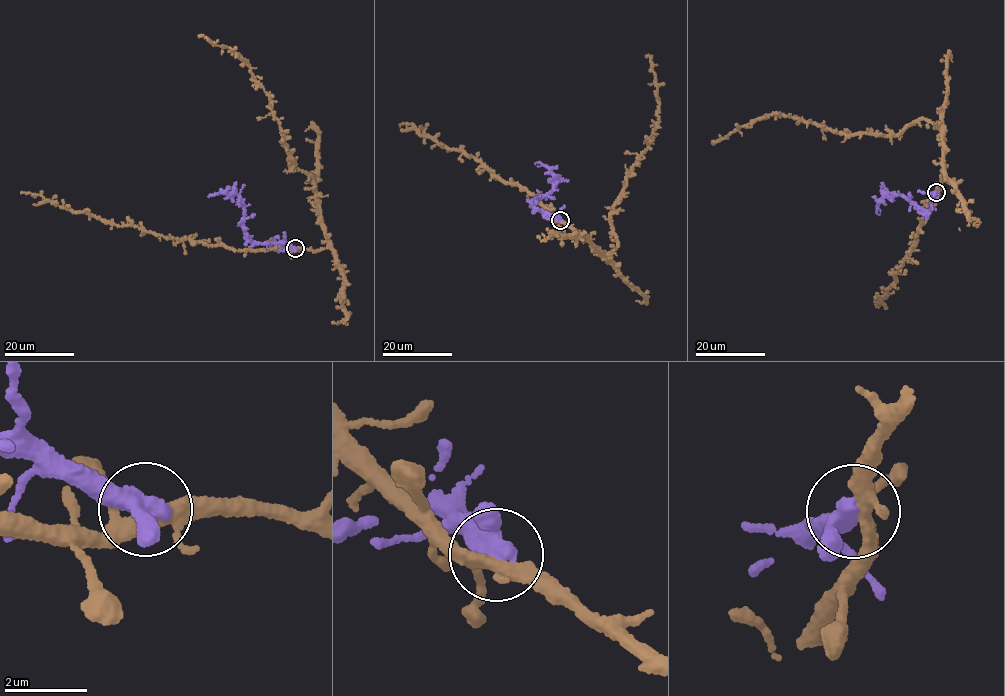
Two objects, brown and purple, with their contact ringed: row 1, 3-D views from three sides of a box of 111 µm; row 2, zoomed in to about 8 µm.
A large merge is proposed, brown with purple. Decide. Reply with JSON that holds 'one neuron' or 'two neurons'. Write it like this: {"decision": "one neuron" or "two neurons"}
{"decision": "two neurons"}

